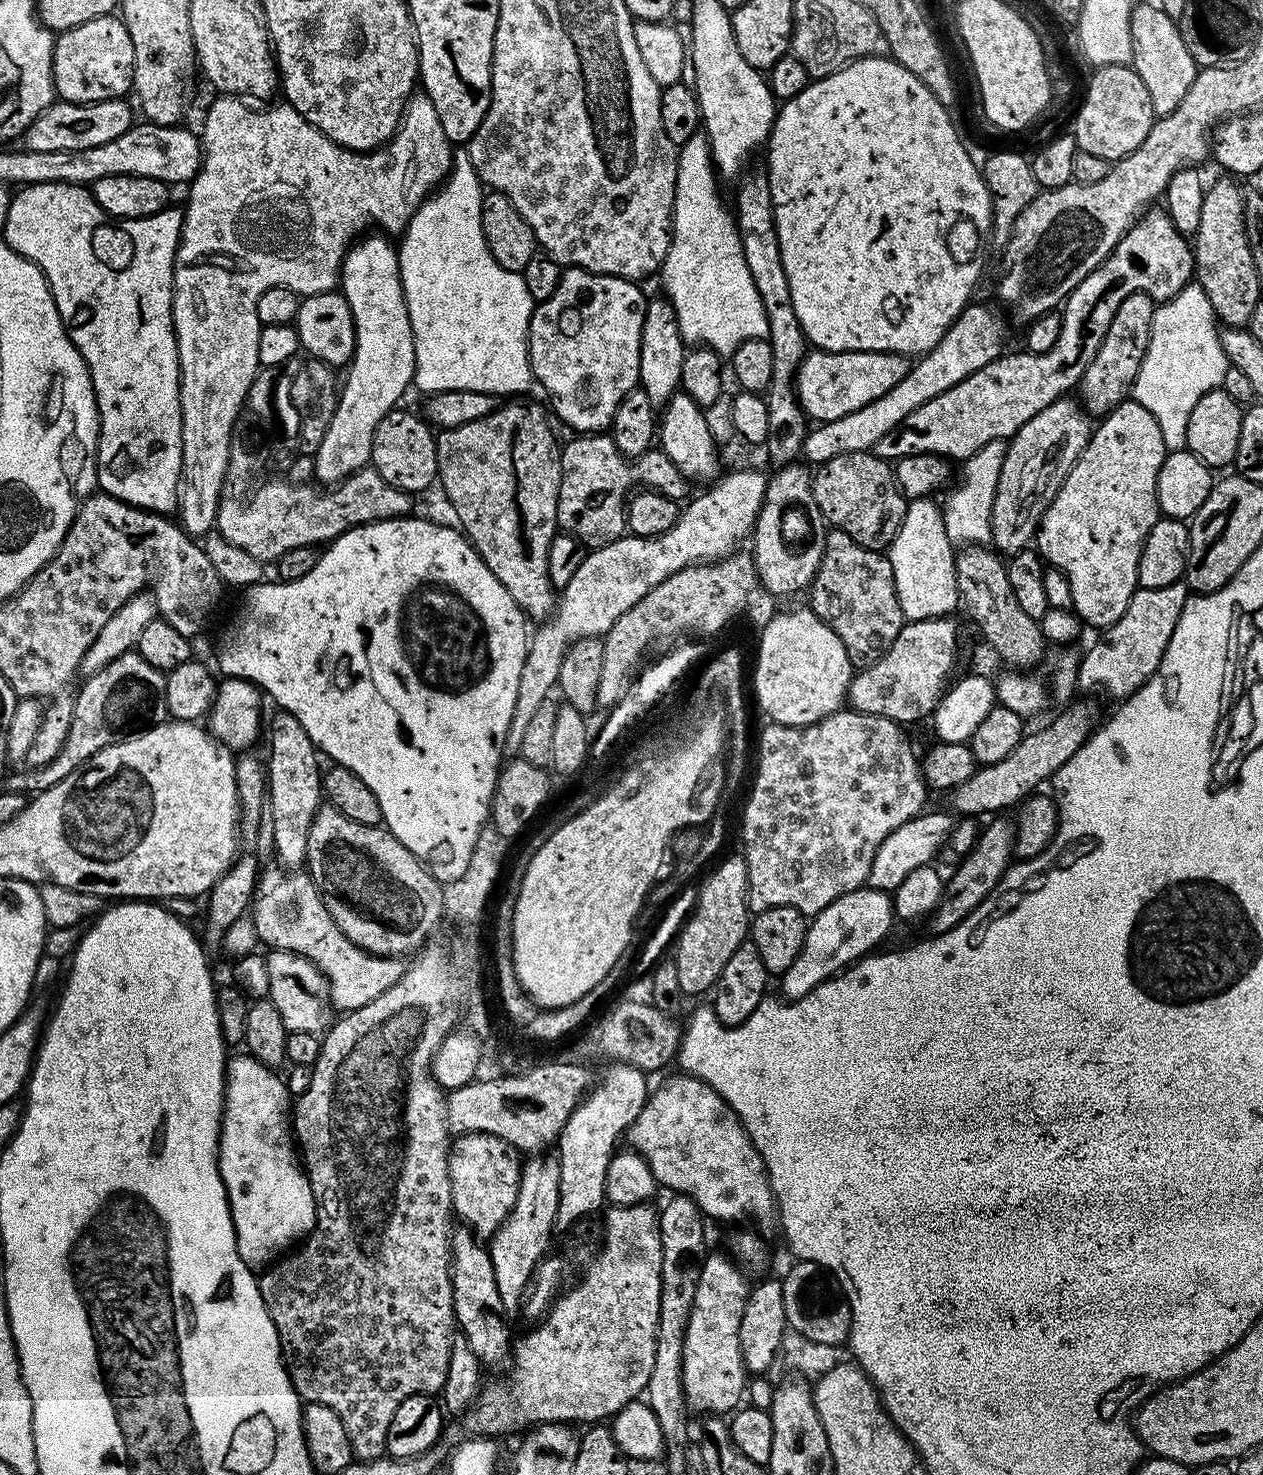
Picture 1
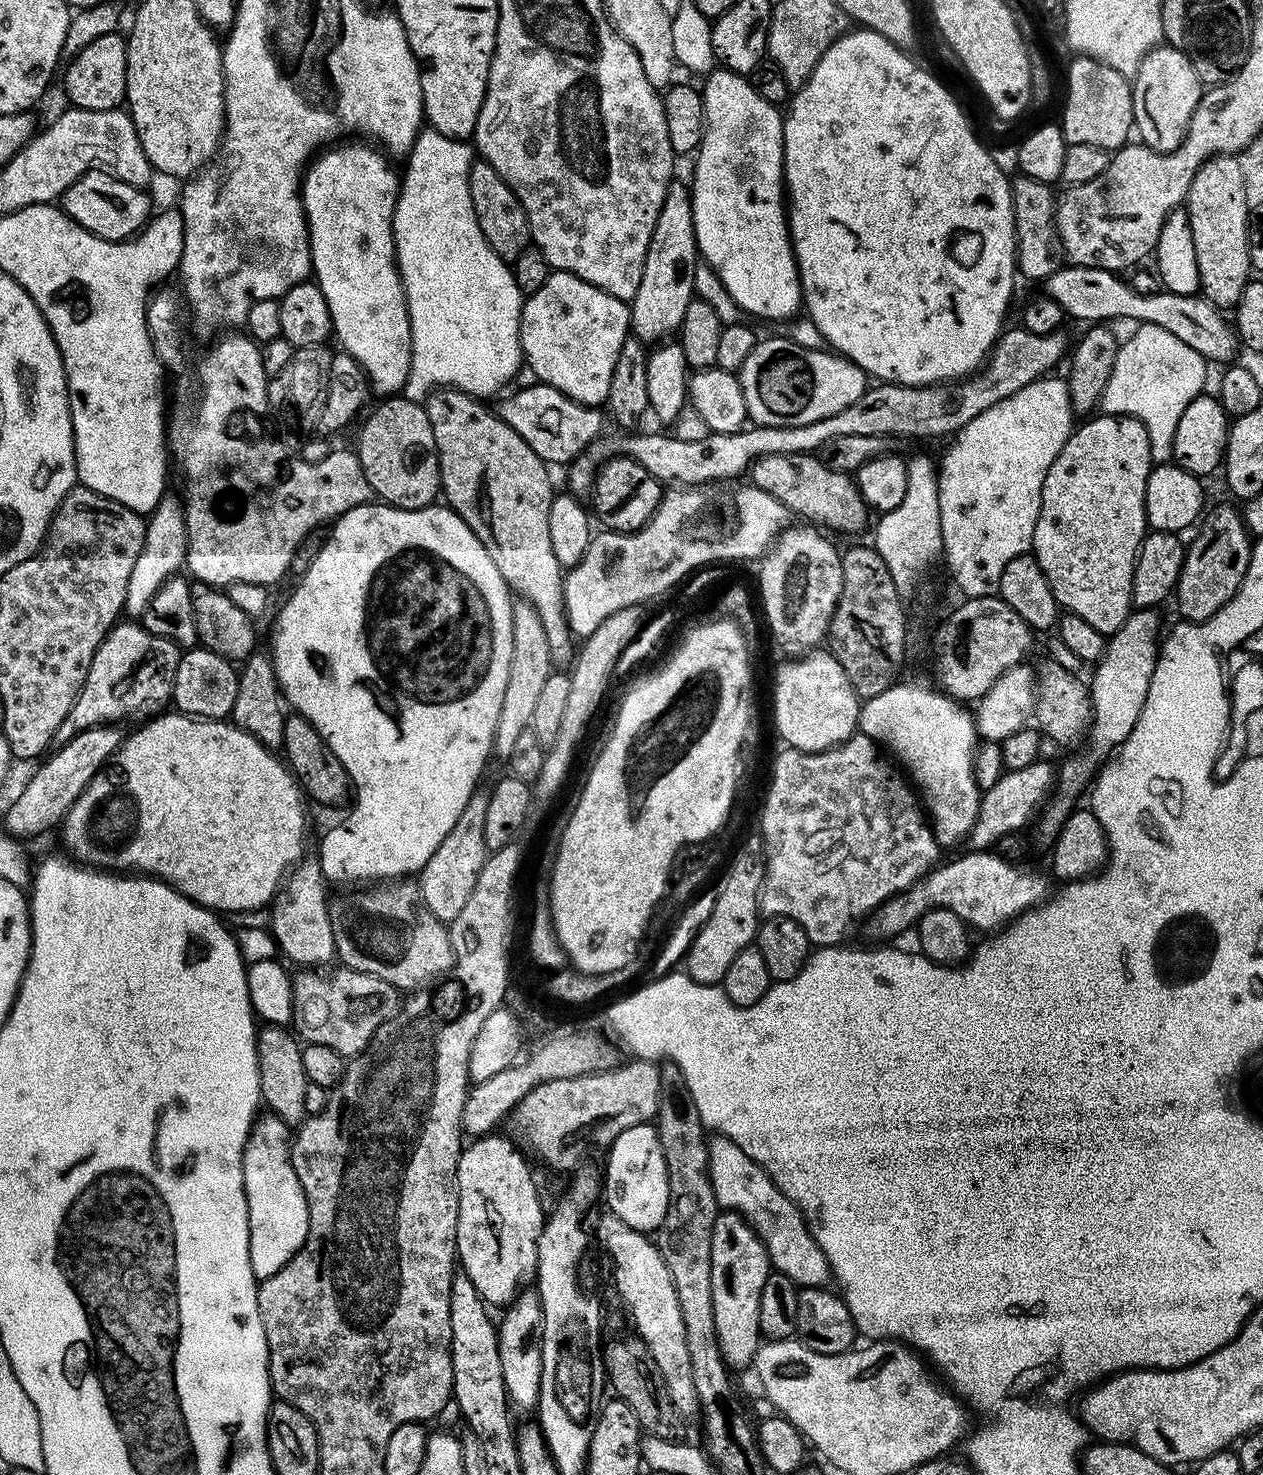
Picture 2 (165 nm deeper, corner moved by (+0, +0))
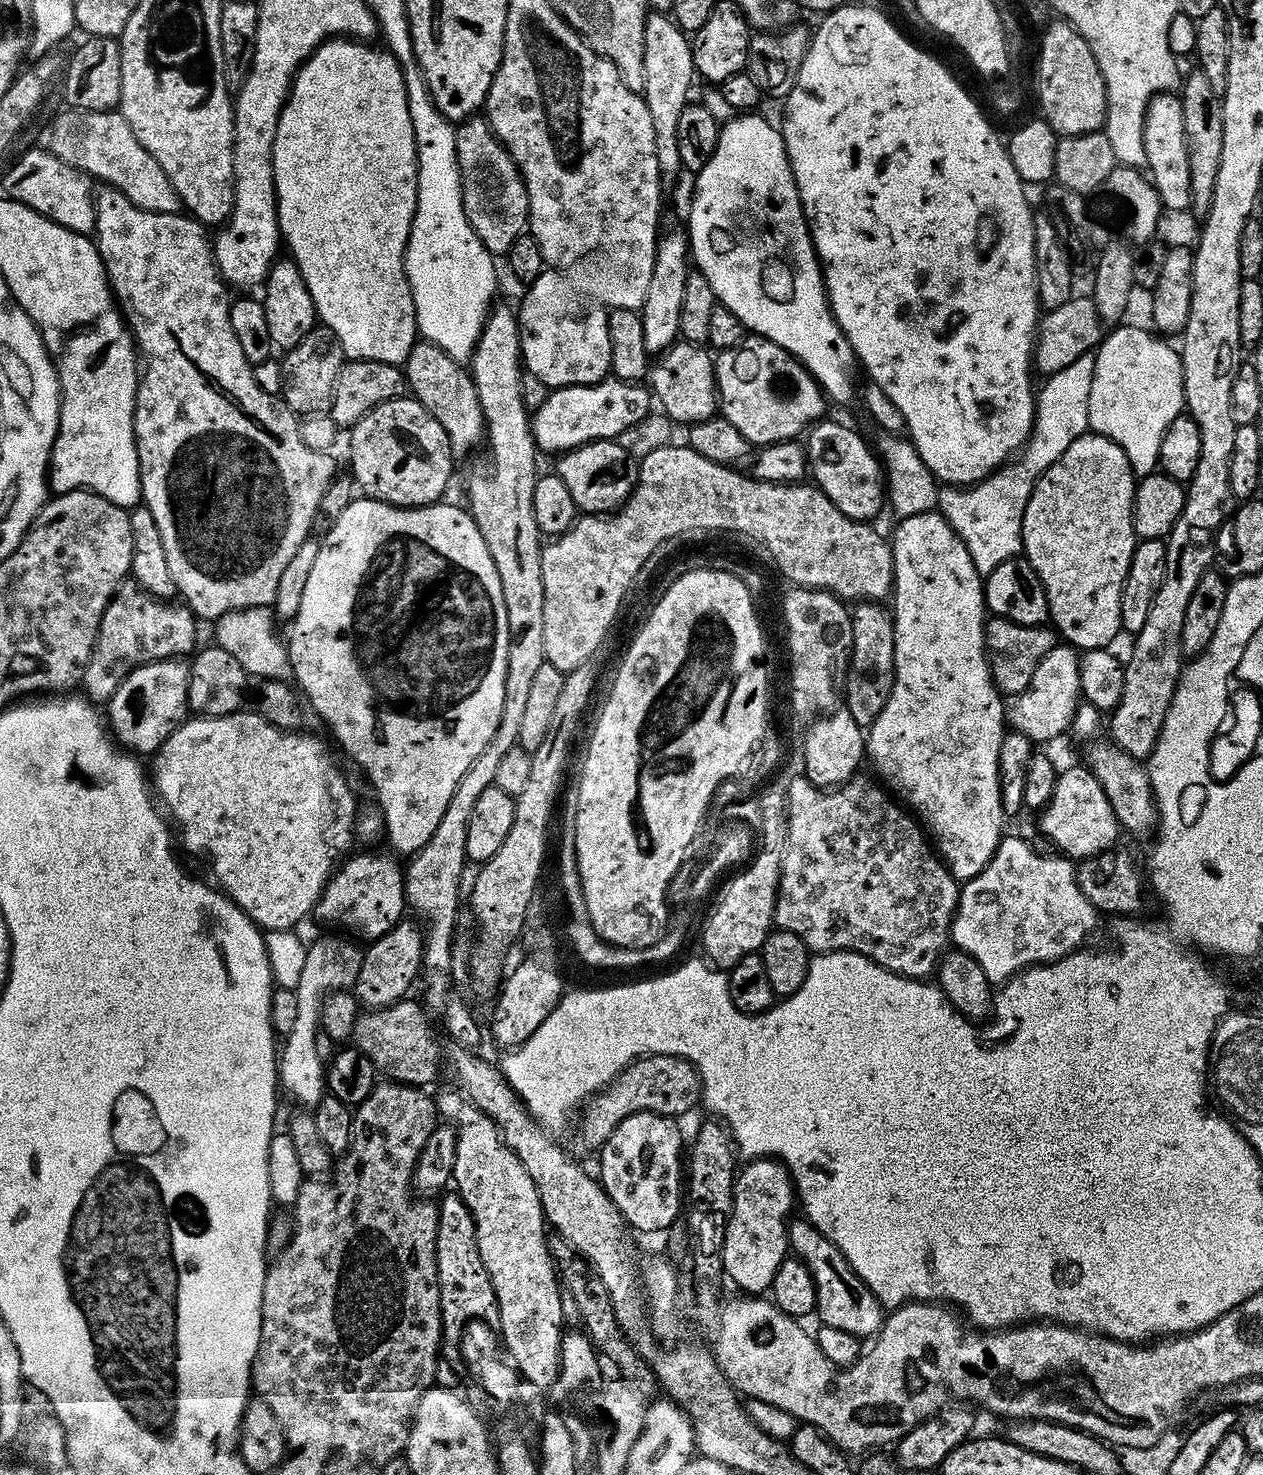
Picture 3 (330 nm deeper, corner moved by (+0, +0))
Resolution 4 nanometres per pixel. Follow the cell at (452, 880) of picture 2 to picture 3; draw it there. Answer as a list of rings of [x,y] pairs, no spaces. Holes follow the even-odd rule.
[[[401,922],[392,931],[379,936],[363,949],[361,970],[358,973],[354,995],[361,1005],[368,1010],[389,1008],[399,1000],[405,999],[422,972],[424,957],[424,933],[416,922]]]

